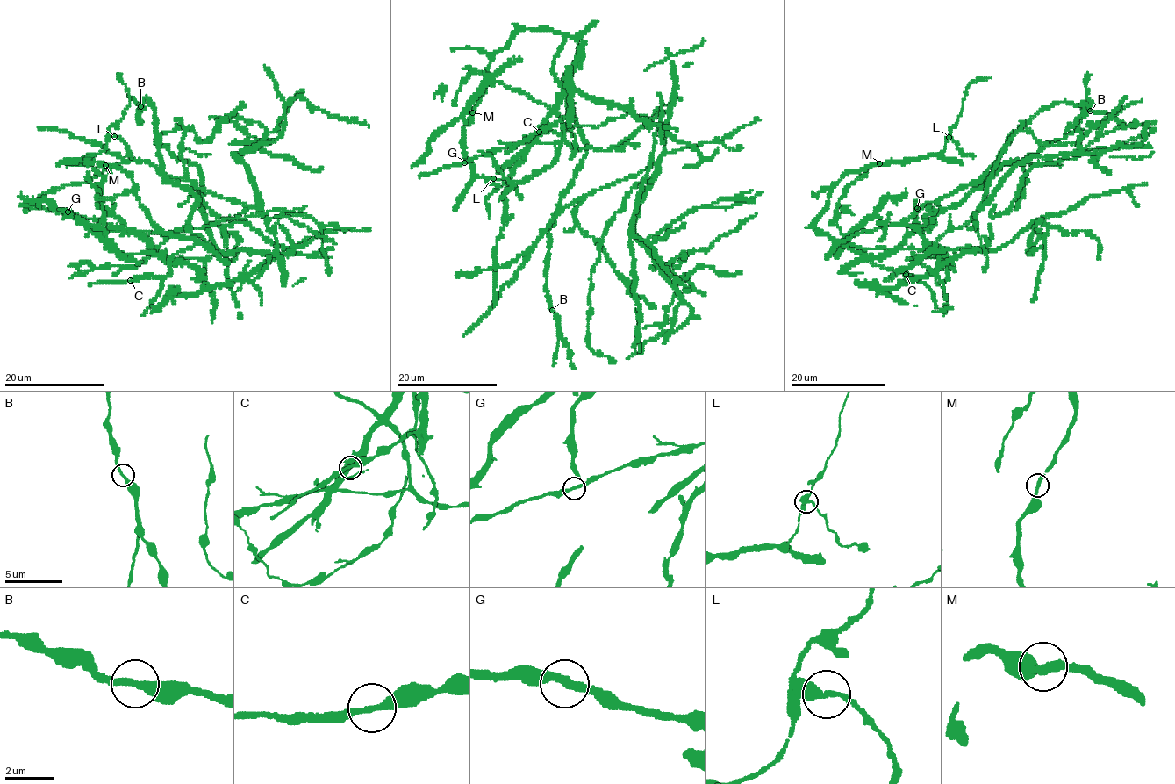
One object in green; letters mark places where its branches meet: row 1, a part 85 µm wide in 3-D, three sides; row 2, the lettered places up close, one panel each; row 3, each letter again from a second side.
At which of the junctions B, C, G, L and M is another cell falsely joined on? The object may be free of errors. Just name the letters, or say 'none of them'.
L

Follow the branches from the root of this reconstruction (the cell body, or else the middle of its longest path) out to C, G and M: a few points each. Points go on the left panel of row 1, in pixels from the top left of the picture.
C: (163, 256), (137, 234), (166, 234), (189, 226), (207, 243), (169, 257), (171, 272), (164, 277), (130, 280)
G: (163, 256), (146, 238), (136, 232), (114, 228), (68, 212)
M: (163, 256), (137, 234), (166, 234), (189, 226), (207, 243), (165, 233), (142, 208), (132, 176), (105, 165)

